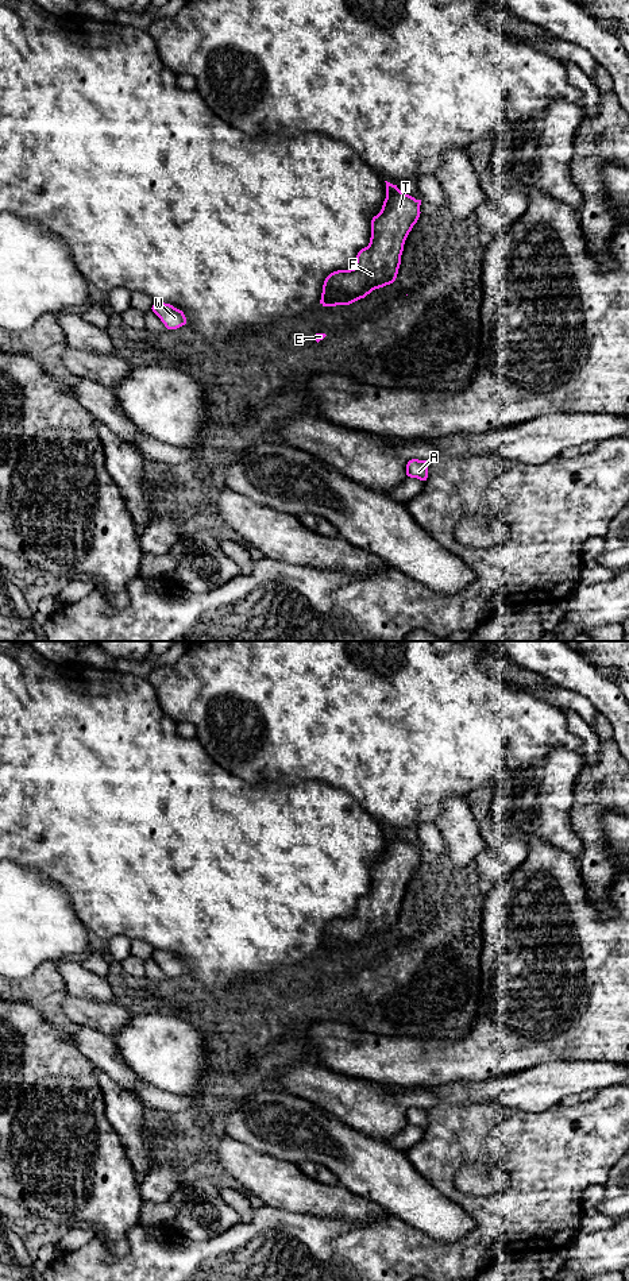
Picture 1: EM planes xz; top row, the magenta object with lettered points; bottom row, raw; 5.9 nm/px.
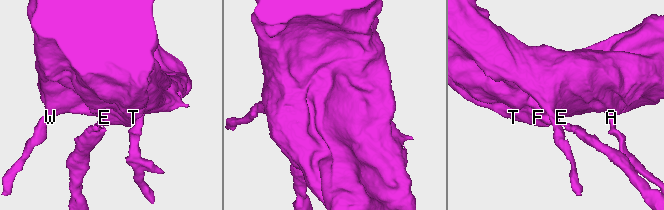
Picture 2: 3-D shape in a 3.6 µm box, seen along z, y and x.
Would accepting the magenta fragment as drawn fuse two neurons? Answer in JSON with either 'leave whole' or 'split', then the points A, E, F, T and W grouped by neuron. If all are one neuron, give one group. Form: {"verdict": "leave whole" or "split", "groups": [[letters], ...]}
{"verdict": "split", "groups": [["A", "E", "W"], ["F", "T"]]}

